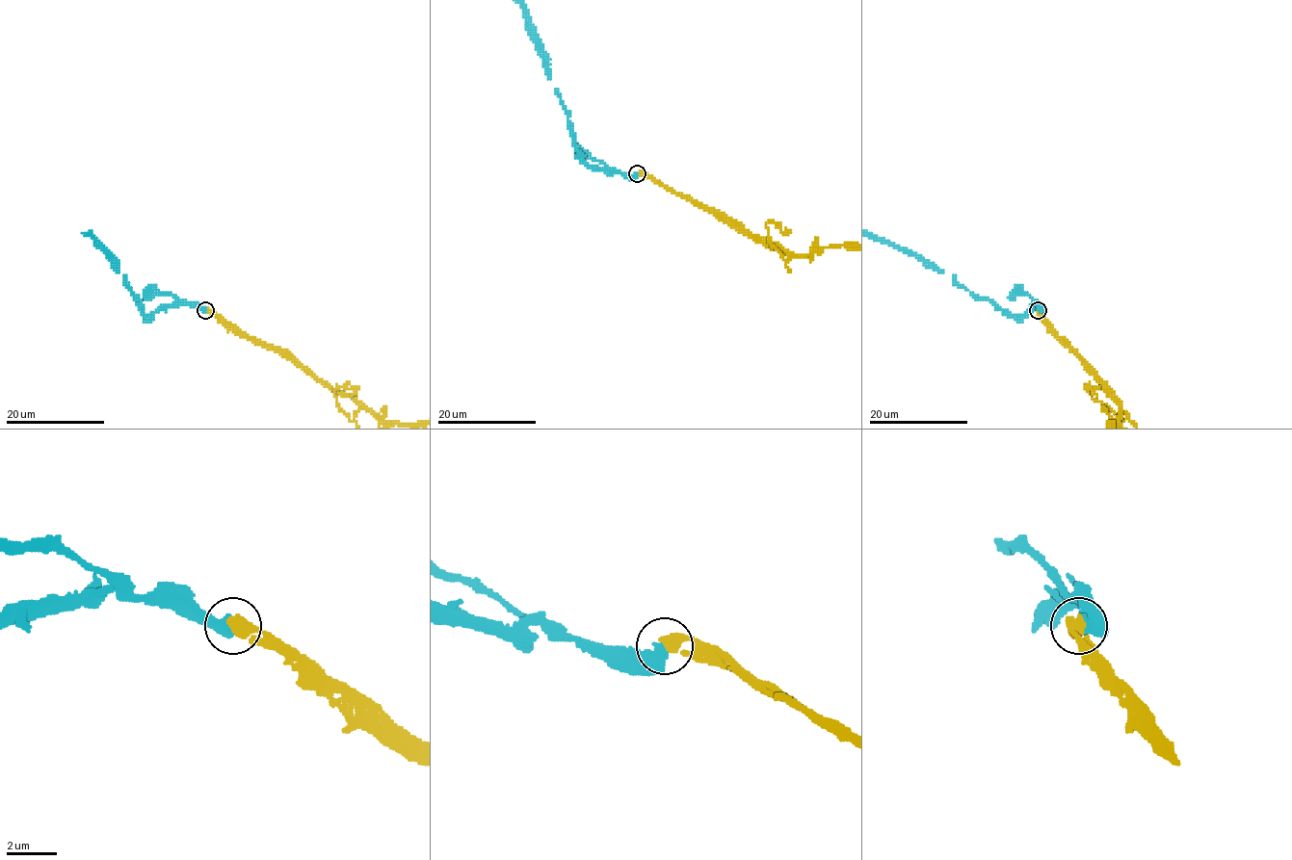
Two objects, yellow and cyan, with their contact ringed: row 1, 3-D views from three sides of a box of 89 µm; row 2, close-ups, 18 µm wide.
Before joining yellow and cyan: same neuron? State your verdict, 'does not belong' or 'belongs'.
does not belong

